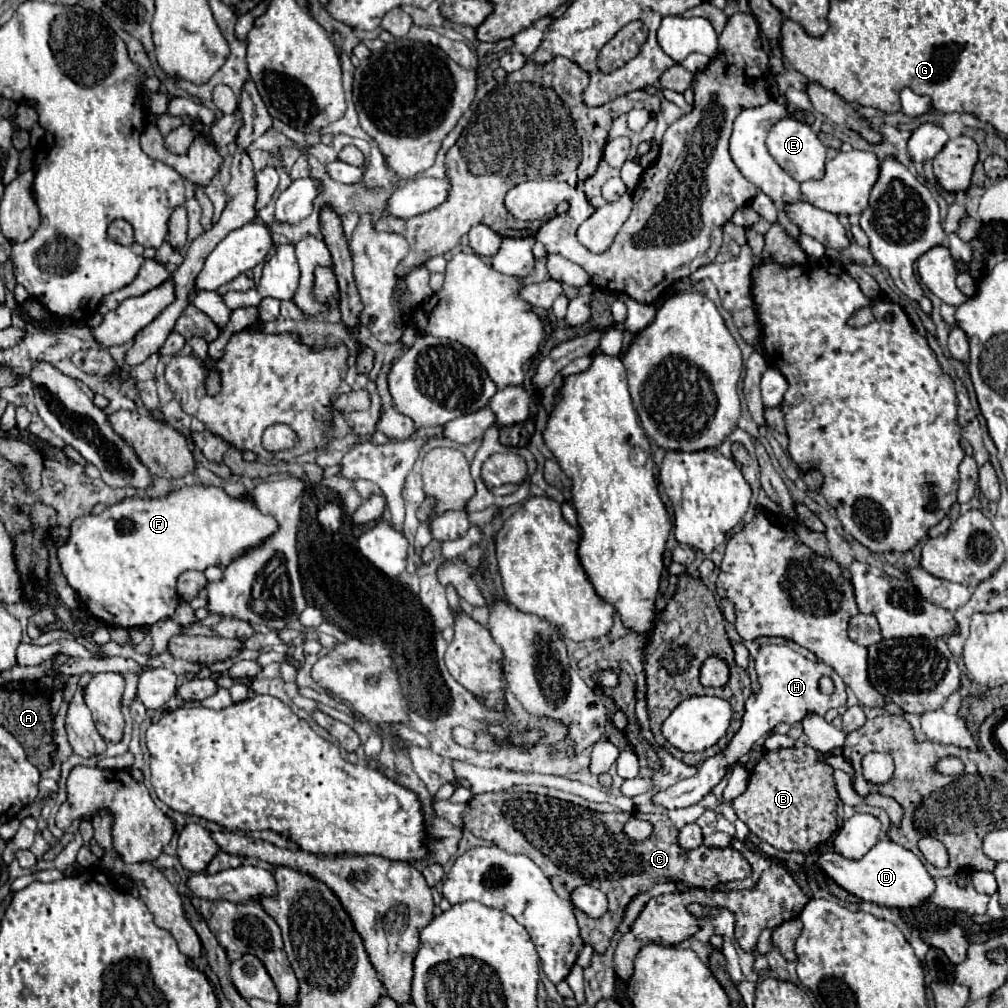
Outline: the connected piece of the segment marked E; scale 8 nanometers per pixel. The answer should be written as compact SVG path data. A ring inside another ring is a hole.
M786 117L786 119L778 121L778 123L772 127L766 145L768 145L768 151L770 151L770 155L774 157L774 161L776 161L792 179L796 179L798 183L824 177L826 147L822 145L822 141L816 137L816 133L814 133L808 125L798 123L798 121L792 119L792 117Z

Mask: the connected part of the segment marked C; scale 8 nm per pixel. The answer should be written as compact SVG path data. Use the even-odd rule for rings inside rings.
M482 793L466 805L464 829L492 841L508 853L530 857L546 873L554 891L563 899L569 899L576 887L600 885L602 893L608 897L606 917L592 919L579 909L574 911L584 943L596 953L608 949L624 919L628 903L656 883L674 881L698 889L714 889L720 883L746 879L752 873L752 867L742 853L730 847L708 849L706 845L700 845L698 849L684 851L678 845L678 831L666 815L646 815L648 821L654 821L654 831L646 841L634 843L624 833L628 819L630 813L598 813L582 805L534 793ZM538 837L542 839L542 851L534 847Z

